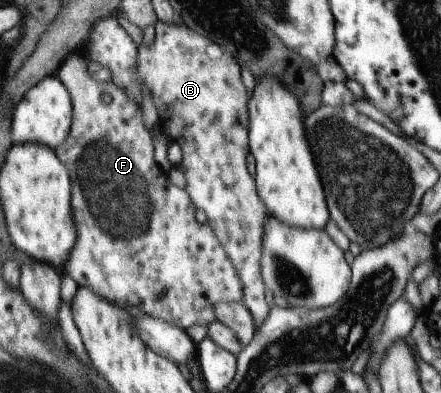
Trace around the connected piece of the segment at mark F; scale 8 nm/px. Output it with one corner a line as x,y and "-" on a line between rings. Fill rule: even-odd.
82,52
75,53
73,56
62,59
57,71
57,77
61,80
61,84
67,88
72,102
72,126
65,140
65,144
61,144
56,150
56,156
61,160
61,163
67,168
70,180
72,183
71,192
71,208
73,208
73,220
77,226
77,242
73,252
69,254
69,260
65,262
64,271
69,275
81,288
91,288
97,296
101,298
111,299
113,304
129,304
129,306
138,306
148,314
149,317
163,319
168,323
173,323
175,326
186,330
191,325
198,324
208,327
211,323
217,321
214,306
224,302
241,303
244,298
242,290
242,282
237,274
236,268
233,266
232,260
226,253
226,250
221,246
219,239
215,236
213,229
209,223
200,223
196,219
197,207
190,199
188,192
173,184
169,184
167,180
167,172
161,170
153,158
153,140
152,134
143,123
143,113
141,108
135,106
135,102
131,102
127,98
127,94
122,89
117,88
113,82
98,82
87,72
87,64
89,60
85,58
-
104,94
111,96
110,104
105,104
102,101

